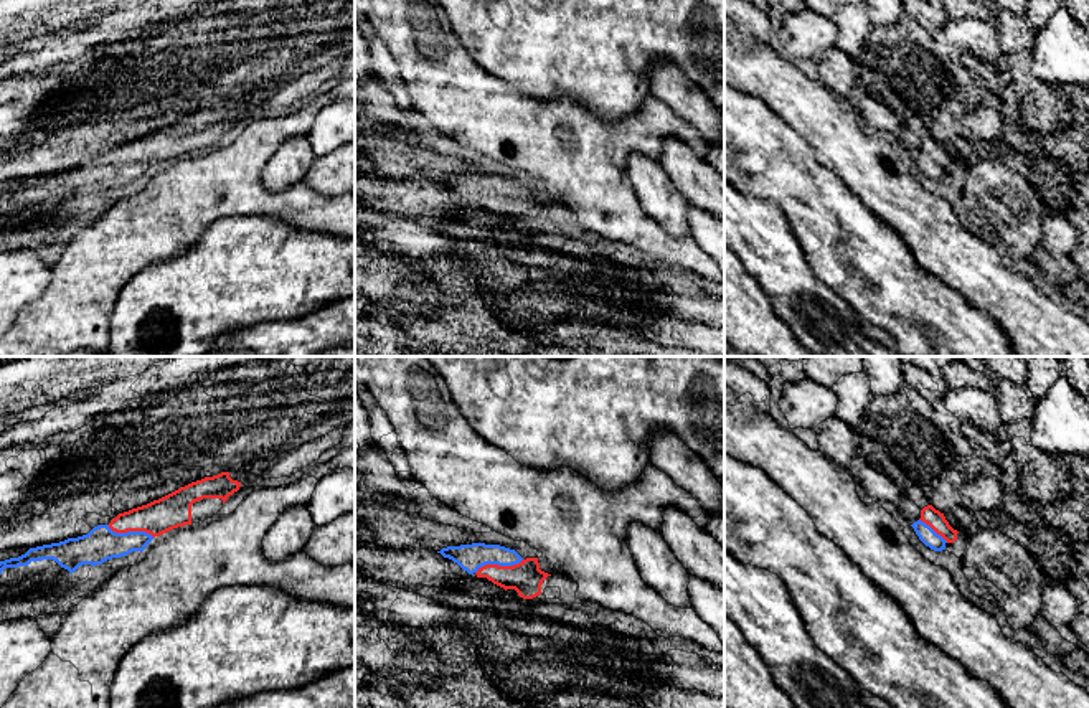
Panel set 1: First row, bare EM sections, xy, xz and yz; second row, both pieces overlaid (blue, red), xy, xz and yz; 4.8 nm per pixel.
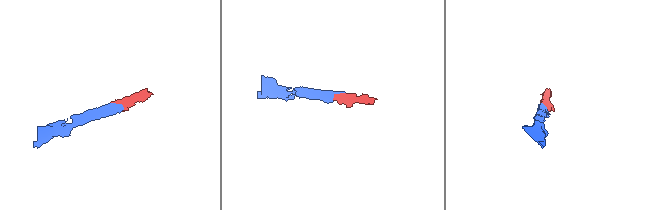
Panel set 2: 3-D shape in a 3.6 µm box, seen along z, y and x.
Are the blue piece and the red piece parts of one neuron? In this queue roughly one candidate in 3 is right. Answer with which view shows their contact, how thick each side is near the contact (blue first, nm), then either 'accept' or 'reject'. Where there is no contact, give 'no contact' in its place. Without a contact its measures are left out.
xz | 130/160 nm | accept

